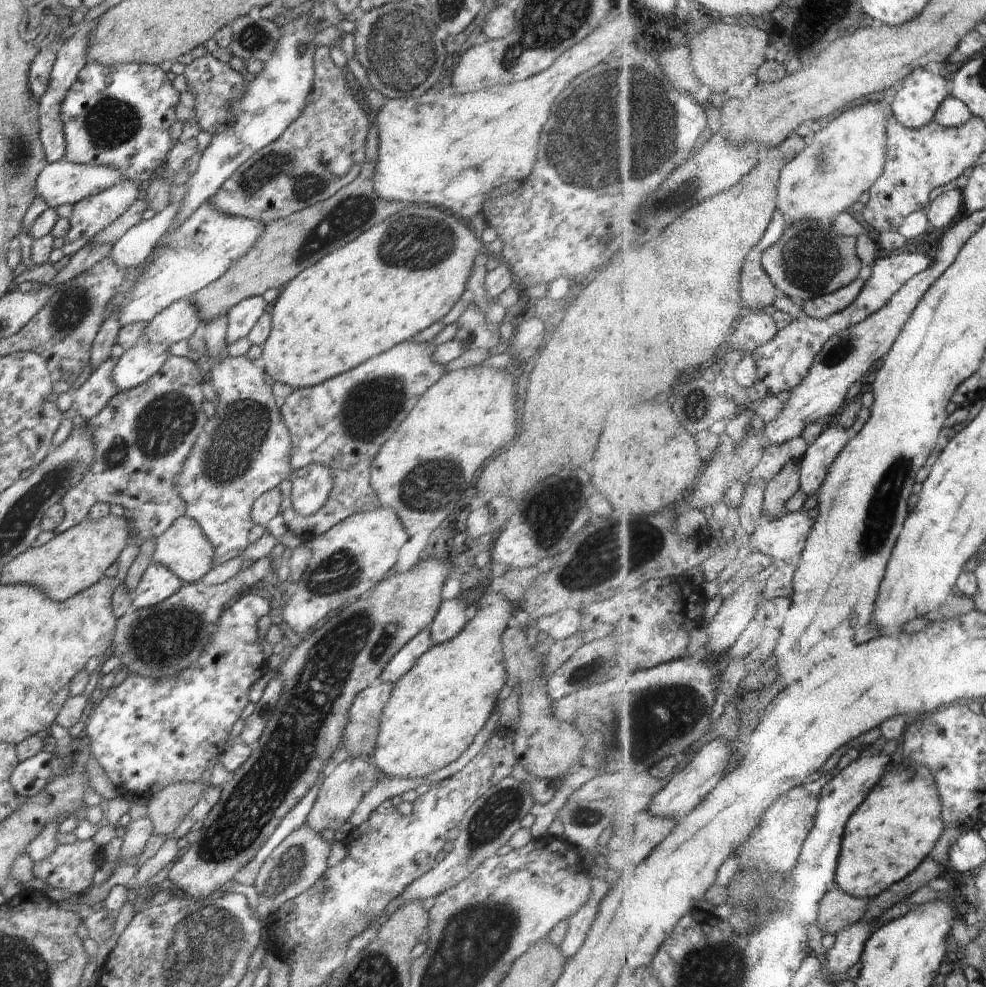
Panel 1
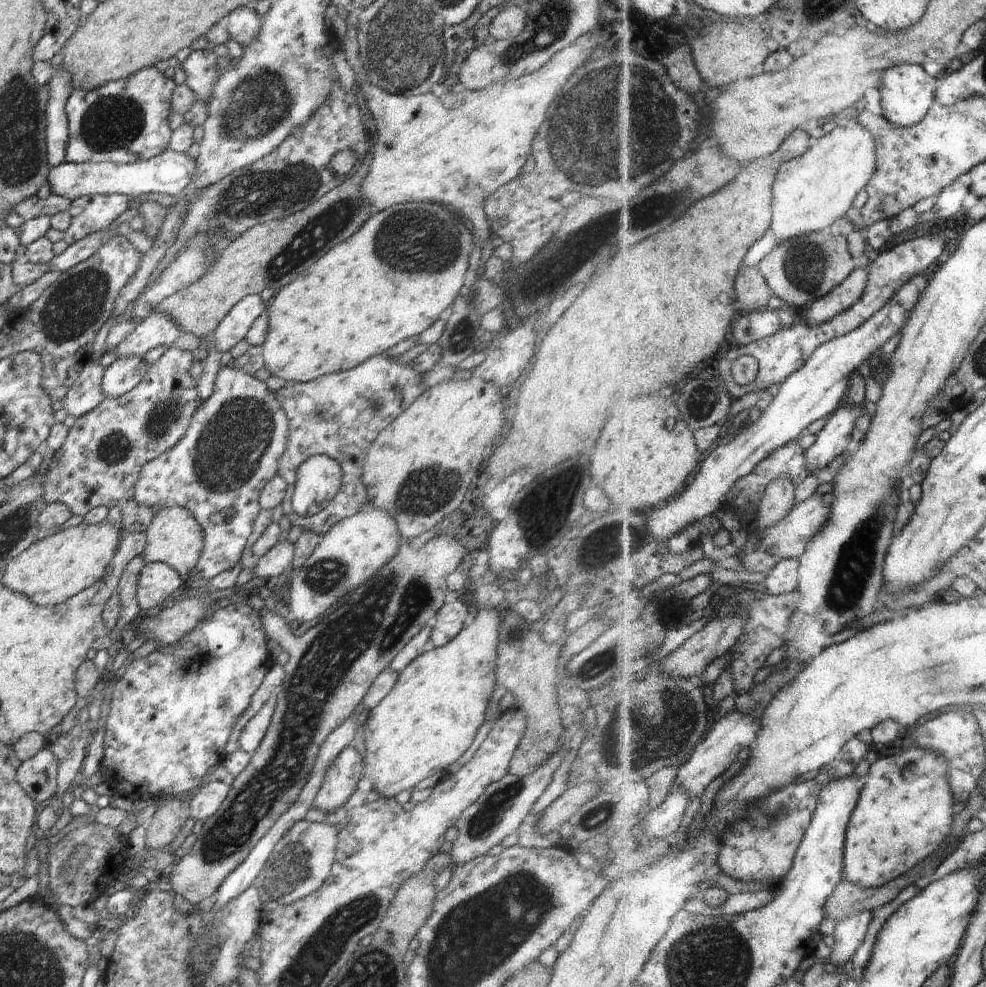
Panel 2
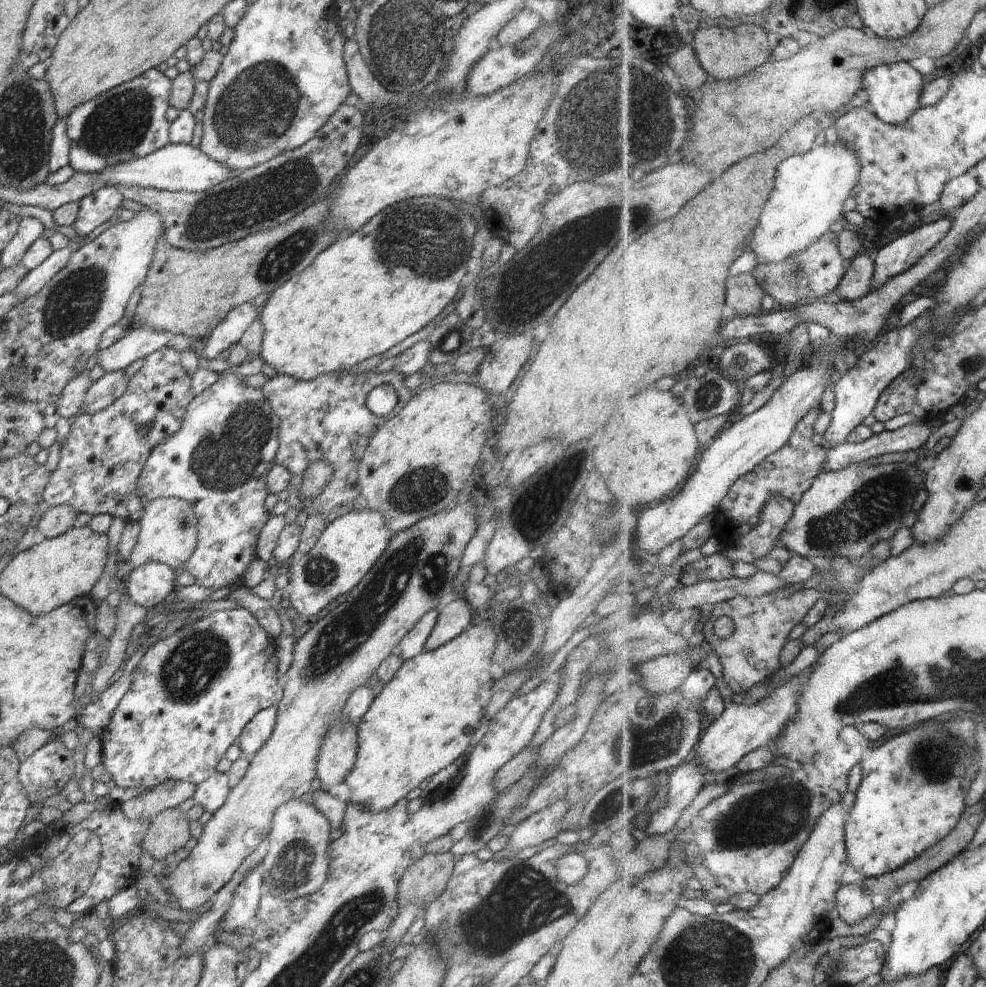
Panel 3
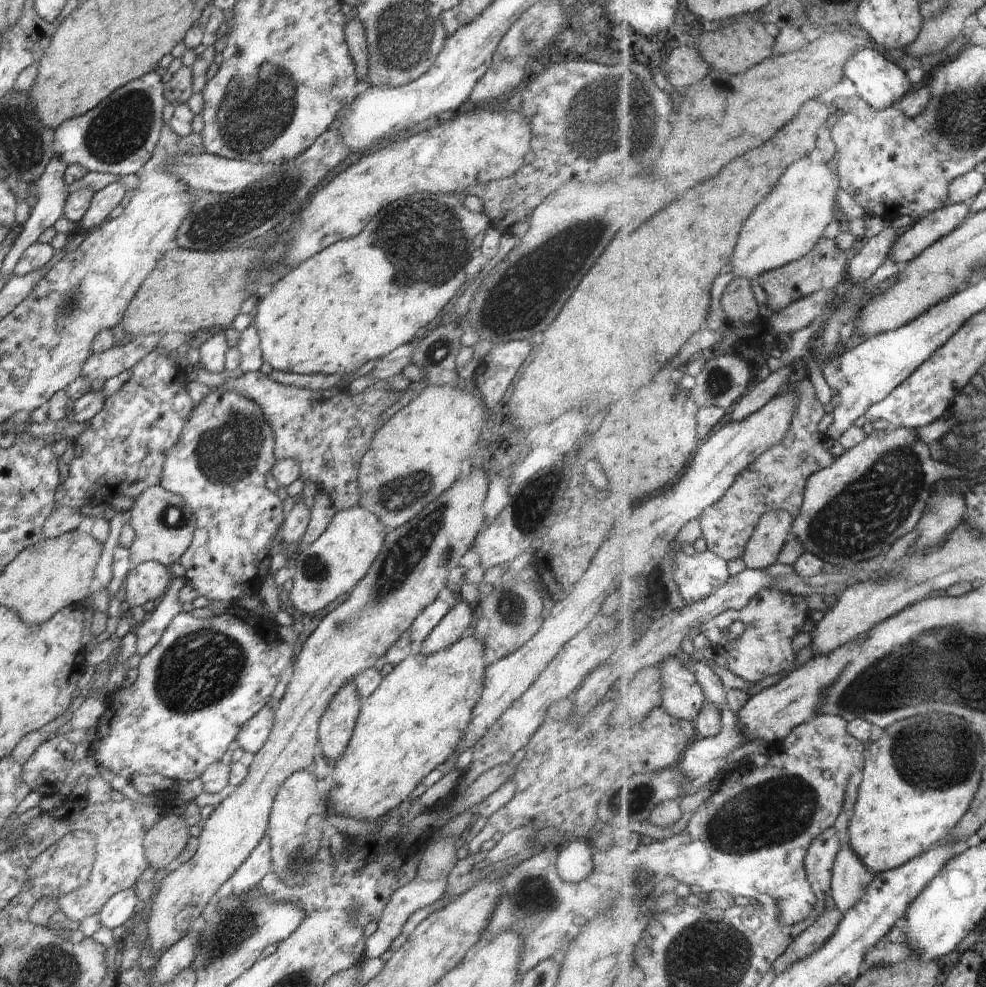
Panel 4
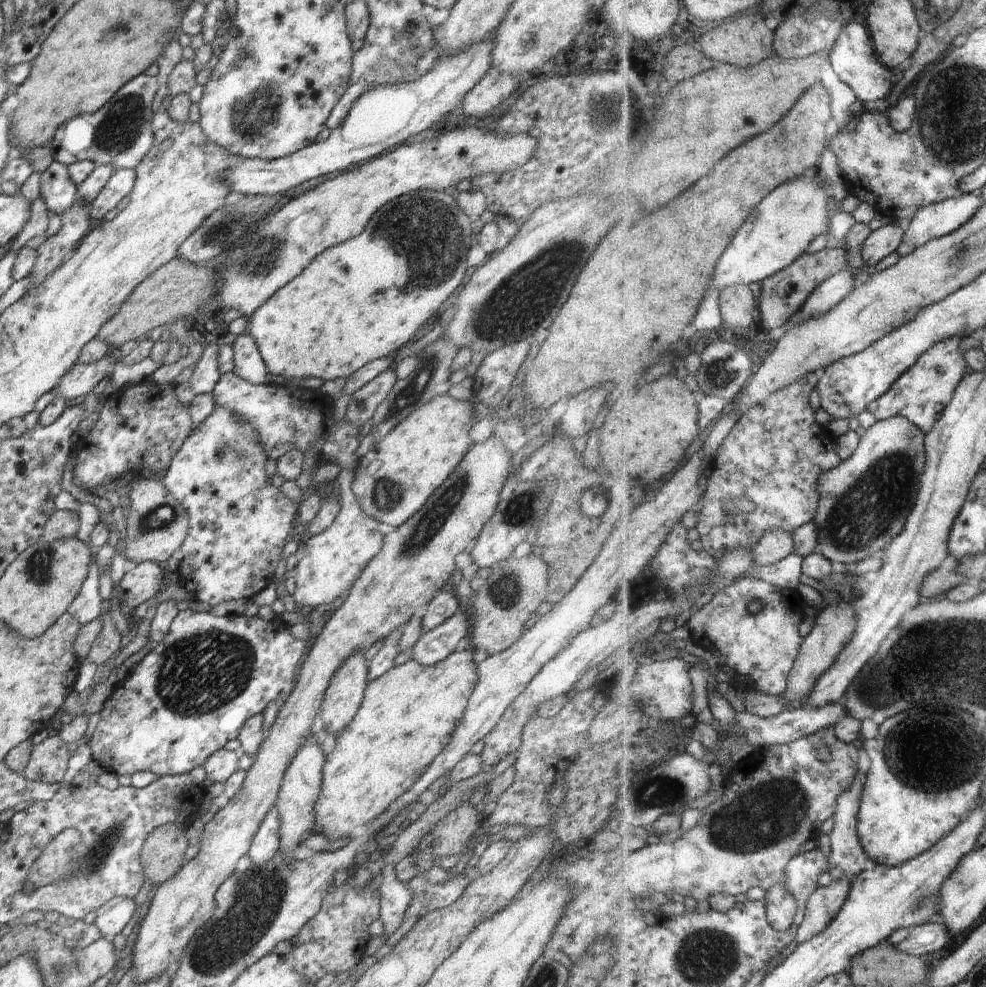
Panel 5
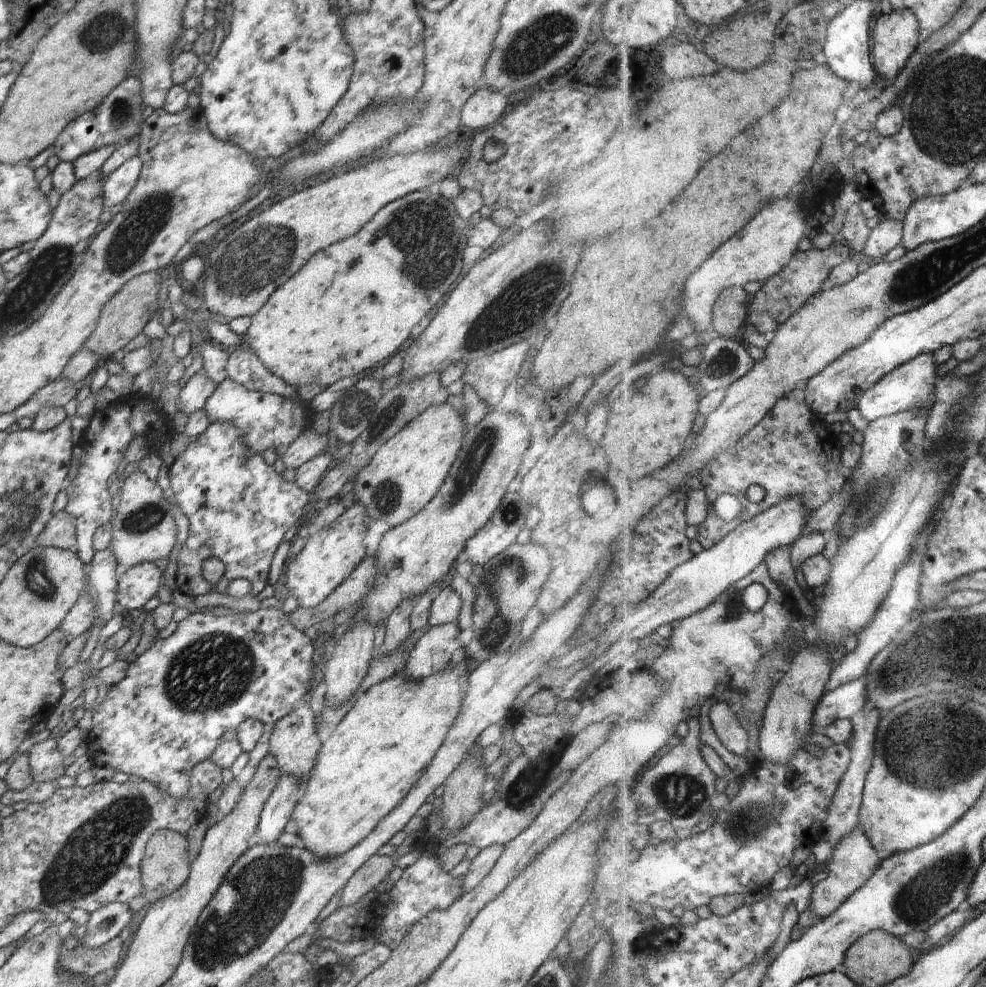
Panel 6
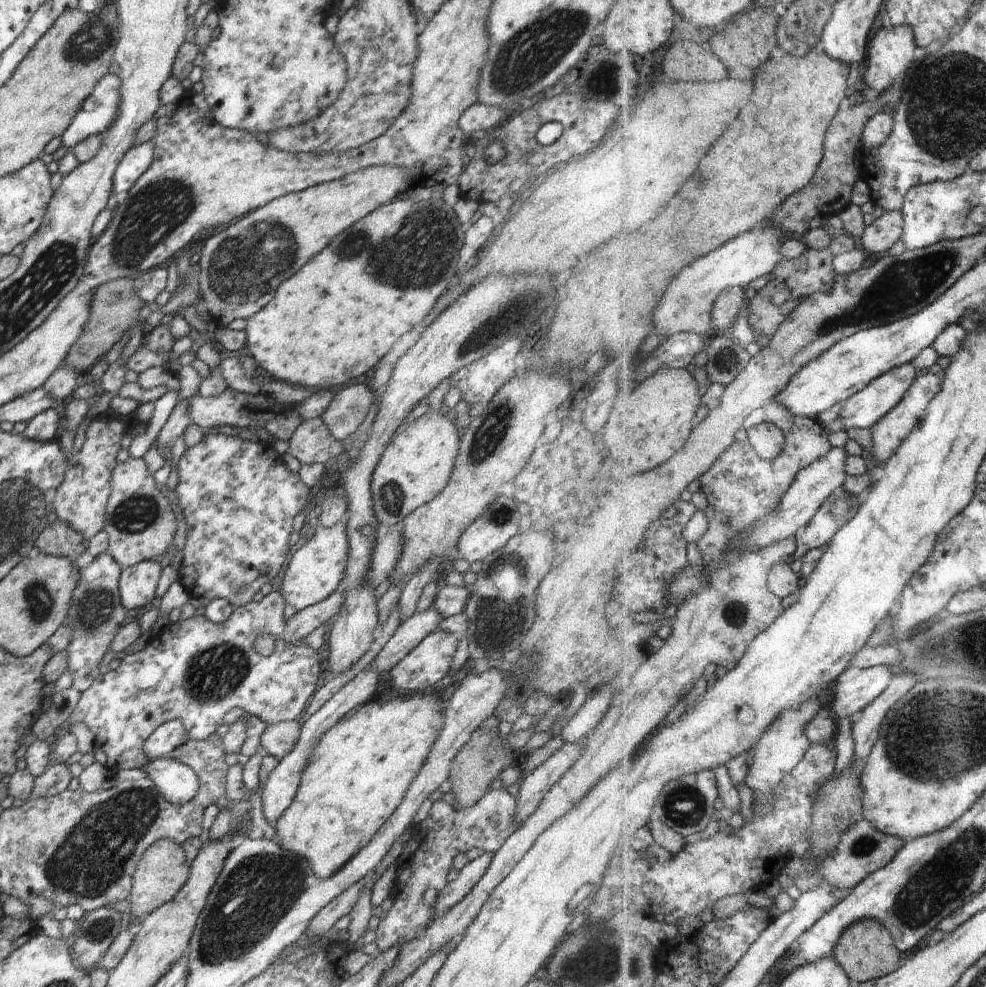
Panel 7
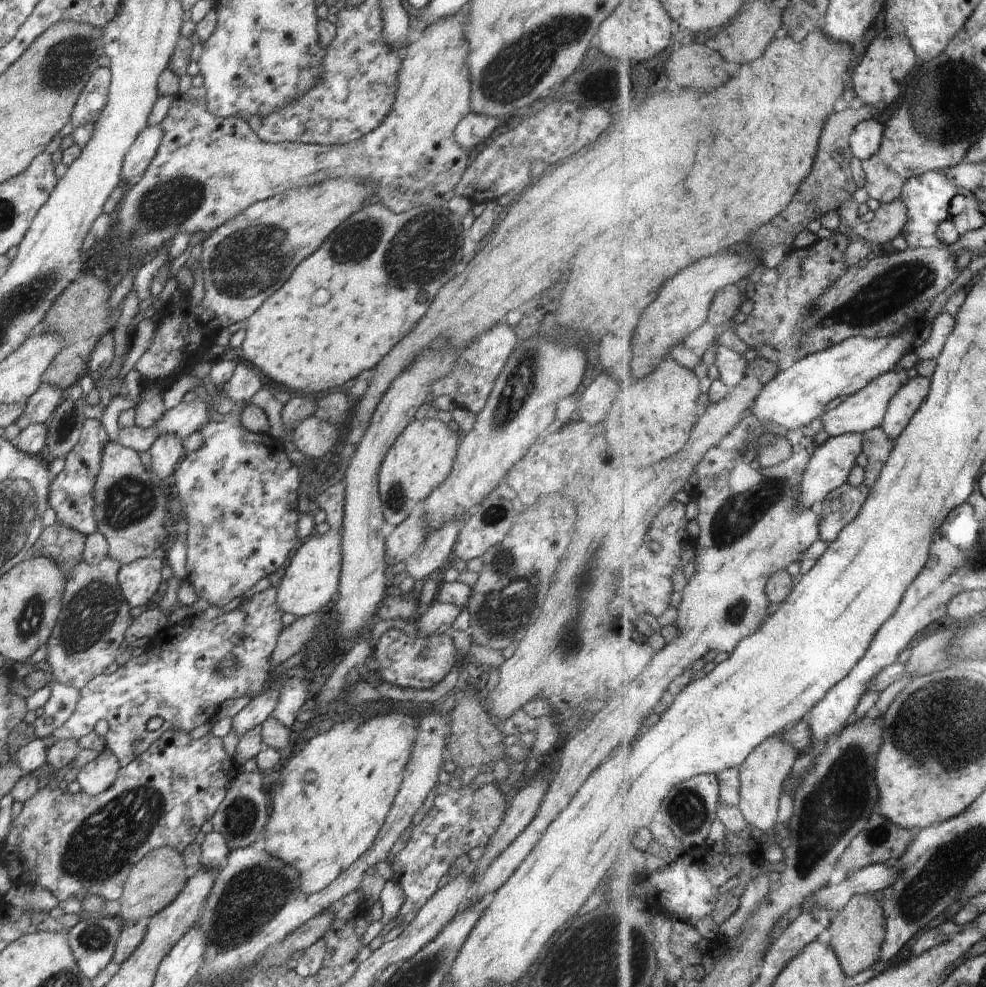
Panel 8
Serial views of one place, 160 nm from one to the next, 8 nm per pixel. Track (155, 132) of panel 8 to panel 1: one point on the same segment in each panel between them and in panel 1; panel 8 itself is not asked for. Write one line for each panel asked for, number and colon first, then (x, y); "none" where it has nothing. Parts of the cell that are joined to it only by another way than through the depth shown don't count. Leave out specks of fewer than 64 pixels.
1: (92, 214)
2: (89, 214)
3: (94, 209)
4: (103, 201)
5: (119, 185)
6: (118, 184)
7: (137, 160)

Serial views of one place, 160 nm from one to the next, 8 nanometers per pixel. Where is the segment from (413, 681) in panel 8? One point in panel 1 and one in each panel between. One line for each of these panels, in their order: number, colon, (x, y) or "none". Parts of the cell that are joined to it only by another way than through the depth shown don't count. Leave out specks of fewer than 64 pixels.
1: (450, 620)
2: (449, 620)
3: (453, 619)
4: (449, 629)
5: (432, 646)
6: (432, 652)
7: (429, 661)

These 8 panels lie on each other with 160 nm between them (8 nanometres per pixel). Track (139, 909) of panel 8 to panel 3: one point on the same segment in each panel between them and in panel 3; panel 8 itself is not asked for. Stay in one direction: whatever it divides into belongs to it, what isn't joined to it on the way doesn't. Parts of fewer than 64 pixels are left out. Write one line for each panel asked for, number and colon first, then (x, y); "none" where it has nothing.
3: (169, 831)
4: (167, 839)
5: (162, 856)
6: (165, 866)
7: (163, 870)

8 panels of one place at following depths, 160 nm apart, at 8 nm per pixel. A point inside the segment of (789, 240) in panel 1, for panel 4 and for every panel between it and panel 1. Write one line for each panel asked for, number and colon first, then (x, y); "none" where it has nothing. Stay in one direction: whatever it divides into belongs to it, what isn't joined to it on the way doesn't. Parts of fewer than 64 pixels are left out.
2: (801, 270)
3: (806, 277)
4: (824, 268)

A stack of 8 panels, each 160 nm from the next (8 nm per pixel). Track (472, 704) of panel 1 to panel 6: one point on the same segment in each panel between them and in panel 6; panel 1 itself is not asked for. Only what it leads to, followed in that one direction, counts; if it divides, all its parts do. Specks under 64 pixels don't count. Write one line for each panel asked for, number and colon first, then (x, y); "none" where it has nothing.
2: (427, 721)
3: (424, 718)
4: (411, 724)
5: (407, 716)
6: (376, 754)

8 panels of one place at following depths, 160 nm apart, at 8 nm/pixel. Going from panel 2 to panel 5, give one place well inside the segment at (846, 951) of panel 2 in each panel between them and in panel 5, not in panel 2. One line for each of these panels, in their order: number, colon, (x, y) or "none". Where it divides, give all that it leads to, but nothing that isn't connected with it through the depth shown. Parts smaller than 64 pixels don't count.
3: (855, 904)
4: (852, 878)
5: (848, 858)

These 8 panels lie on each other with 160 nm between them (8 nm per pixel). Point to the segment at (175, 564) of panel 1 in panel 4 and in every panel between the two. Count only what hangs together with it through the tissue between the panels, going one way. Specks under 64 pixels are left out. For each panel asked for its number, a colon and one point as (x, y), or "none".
2: (174, 537)
3: (168, 529)
4: (164, 524)

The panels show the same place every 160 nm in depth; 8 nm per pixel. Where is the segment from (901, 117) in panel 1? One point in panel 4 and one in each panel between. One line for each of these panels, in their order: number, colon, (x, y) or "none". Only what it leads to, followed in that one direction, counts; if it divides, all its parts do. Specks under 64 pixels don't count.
2: (908, 92)
3: (896, 91)
4: (880, 82)

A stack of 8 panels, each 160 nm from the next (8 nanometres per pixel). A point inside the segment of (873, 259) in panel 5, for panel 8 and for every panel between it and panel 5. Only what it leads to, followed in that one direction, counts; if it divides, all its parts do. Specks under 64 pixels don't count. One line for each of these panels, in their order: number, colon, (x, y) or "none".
6: (889, 234)
7: (887, 230)
8: (891, 220)

